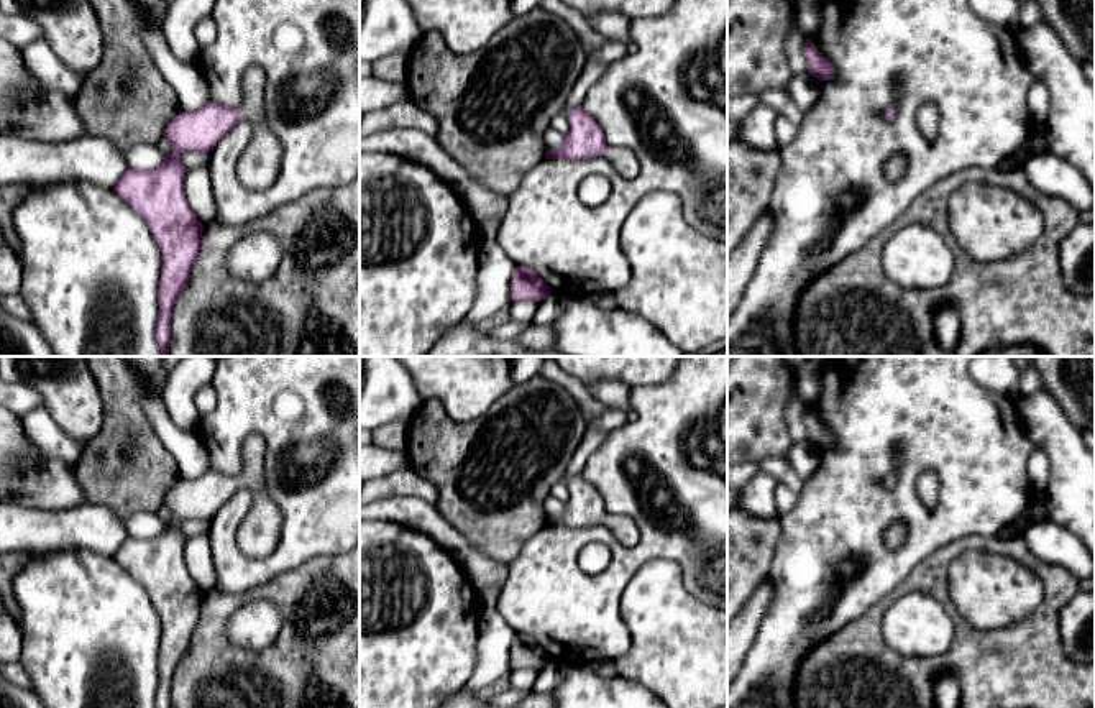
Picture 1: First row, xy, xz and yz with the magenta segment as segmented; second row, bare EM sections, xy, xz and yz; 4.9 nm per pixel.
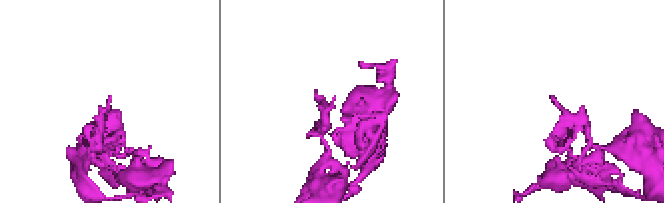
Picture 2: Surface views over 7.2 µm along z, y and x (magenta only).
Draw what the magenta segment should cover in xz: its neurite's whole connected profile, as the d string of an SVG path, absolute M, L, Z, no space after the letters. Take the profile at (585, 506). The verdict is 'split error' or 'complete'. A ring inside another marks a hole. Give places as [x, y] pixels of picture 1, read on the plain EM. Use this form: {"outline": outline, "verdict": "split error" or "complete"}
{"outline": "M581 473L568 478L566 485L570 488L570 499L566 501L565 513L557 517L547 516L547 527L580 529L606 524L624 547L634 547L640 540L637 524L629 516L607 514L602 496L581 476Z", "verdict": "split error"}

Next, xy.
{"outline": "M253 434L243 445L245 465L238 476L207 470L199 478L179 480L164 498L164 508L172 514L172 521L163 522L163 532L156 537L126 537L113 555L144 588L161 619L156 708L171 708L171 682L190 646L204 600L202 590L186 567L187 537L177 522L210 521L241 486L248 486L256 498L238 527L238 547L253 559L273 554L279 542L282 514L263 488L264 455L263 437Z", "verdict": "split error"}

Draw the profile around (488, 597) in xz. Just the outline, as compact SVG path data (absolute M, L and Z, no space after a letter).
M476 588L476 593L483 611L496 609L499 588Z

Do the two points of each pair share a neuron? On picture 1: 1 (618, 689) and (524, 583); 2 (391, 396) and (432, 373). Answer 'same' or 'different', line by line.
1: different
2: different

